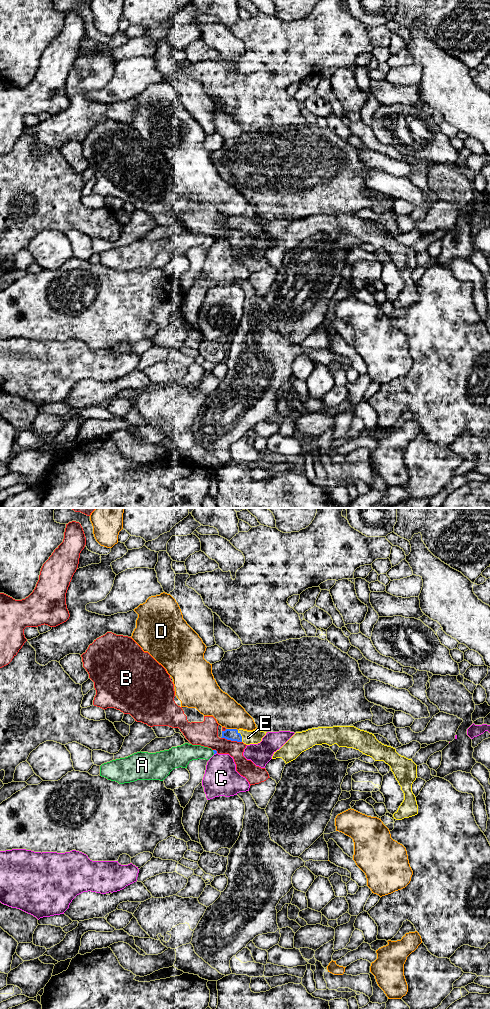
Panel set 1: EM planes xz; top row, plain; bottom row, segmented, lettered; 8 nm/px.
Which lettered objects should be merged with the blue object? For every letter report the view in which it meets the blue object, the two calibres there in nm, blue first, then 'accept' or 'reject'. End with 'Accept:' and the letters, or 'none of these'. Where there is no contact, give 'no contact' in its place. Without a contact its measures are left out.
A: xz | 20/150 nm | reject
B: xz | 100/200 nm | reject
C: xz | 20/280 nm | reject
D: xz | 100/220 nm | reject
E: xz | 100/110 nm | accept
Accept: E

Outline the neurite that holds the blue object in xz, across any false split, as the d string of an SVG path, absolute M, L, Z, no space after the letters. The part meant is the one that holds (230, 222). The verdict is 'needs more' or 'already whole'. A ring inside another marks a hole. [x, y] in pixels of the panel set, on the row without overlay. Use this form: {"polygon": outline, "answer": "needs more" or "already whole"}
{"polygon": "M226 217L222 219L222 225L227 228L243 230L246 233L258 232L262 229L262 226L267 220L255 217L253 219L247 219L243 217Z", "answer": "needs more"}

